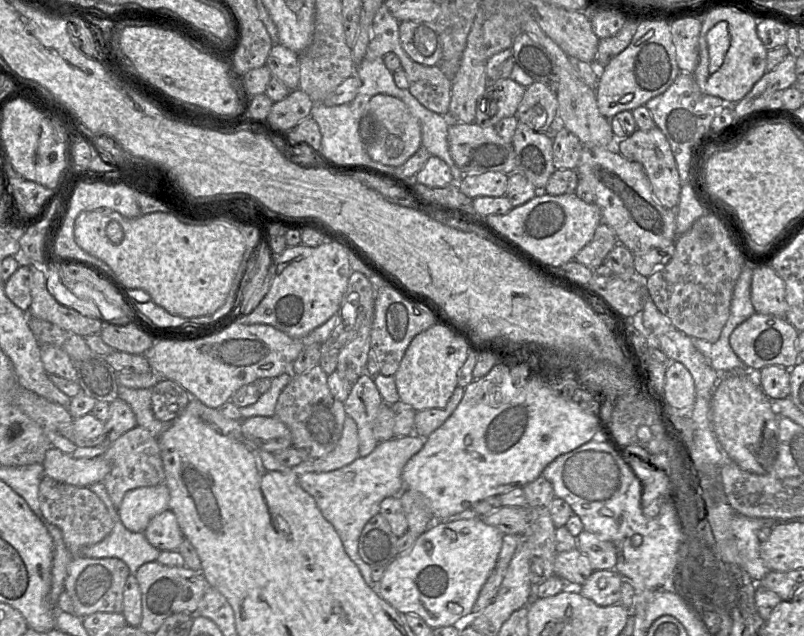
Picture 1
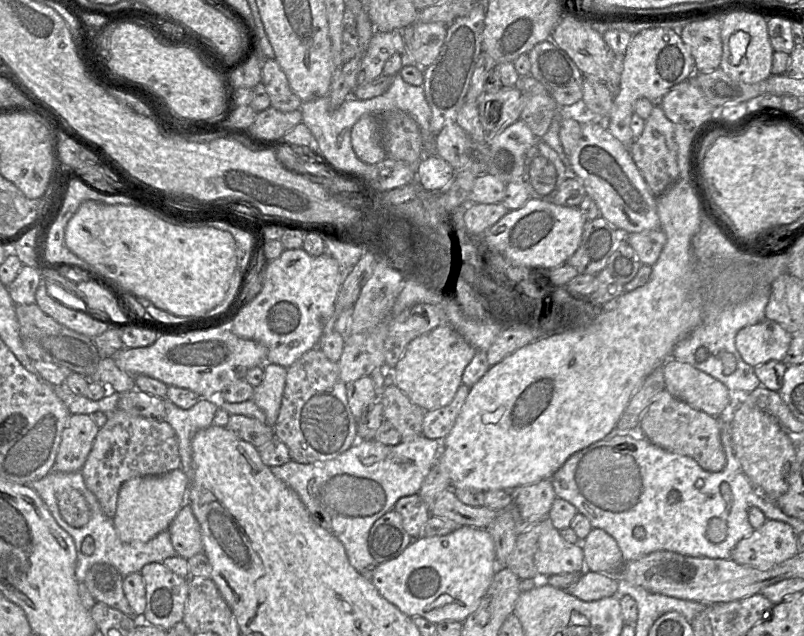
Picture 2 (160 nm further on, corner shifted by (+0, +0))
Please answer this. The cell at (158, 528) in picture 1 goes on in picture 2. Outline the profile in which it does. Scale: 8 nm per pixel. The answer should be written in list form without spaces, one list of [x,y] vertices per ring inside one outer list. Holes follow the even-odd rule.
[[[189,505],[180,509],[167,531],[178,556],[187,560],[203,553],[200,526]]]

